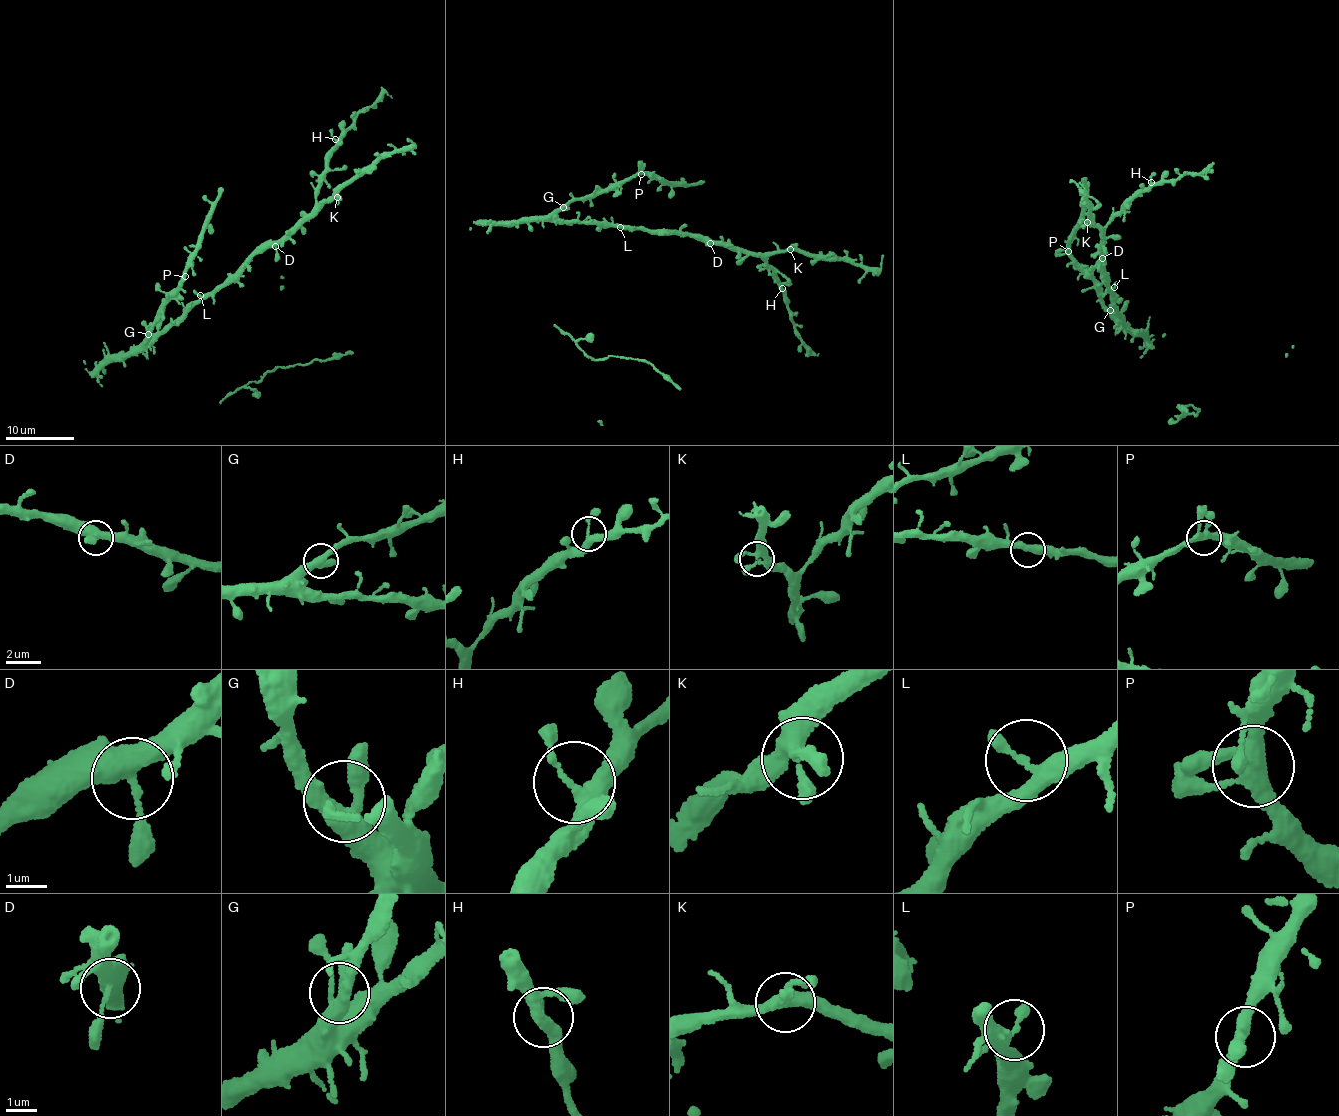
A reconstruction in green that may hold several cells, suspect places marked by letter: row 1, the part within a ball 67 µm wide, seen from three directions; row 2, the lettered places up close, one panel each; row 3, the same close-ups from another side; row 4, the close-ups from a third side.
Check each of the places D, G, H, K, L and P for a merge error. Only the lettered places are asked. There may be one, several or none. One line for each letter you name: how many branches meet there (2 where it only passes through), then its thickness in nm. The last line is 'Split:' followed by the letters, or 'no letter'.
Split: no letter

